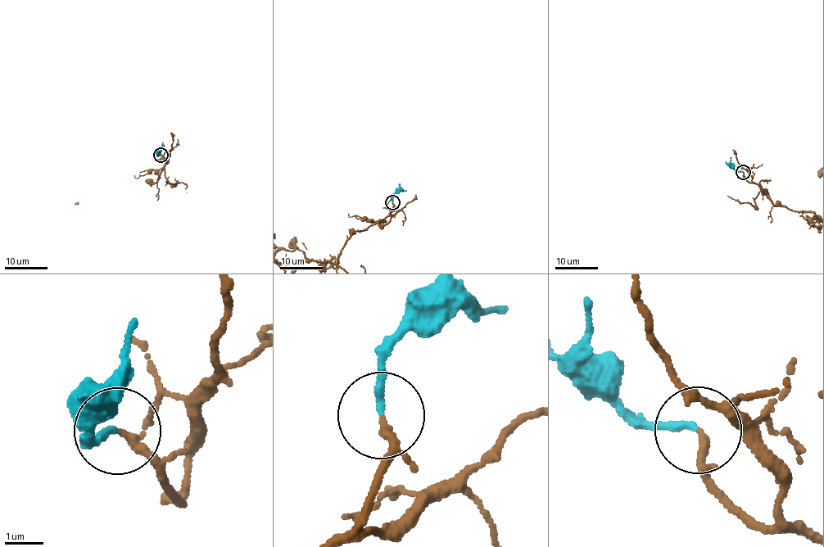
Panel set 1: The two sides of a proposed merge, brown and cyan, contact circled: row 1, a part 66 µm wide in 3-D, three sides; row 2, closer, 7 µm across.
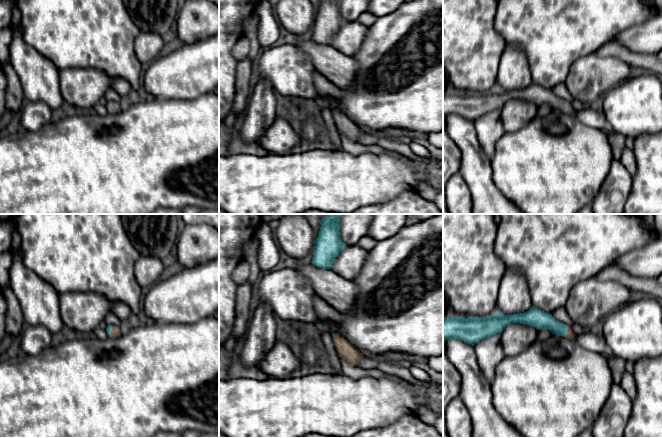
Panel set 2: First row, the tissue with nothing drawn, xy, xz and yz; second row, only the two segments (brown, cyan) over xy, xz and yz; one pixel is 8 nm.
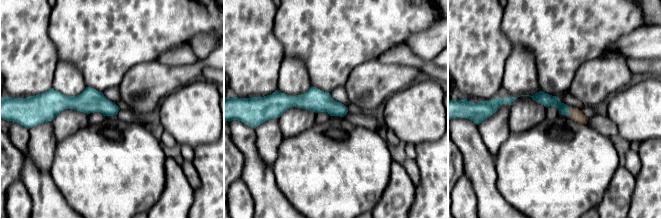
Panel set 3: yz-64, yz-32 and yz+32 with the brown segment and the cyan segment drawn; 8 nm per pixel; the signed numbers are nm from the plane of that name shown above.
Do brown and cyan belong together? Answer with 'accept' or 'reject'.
accept

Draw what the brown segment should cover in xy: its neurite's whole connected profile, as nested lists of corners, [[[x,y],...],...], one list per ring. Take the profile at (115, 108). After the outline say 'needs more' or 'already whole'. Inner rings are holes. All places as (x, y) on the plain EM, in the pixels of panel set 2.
[[[108,101],[106,104],[106,107],[107,107],[107,110],[109,111],[109,114],[112,114],[112,115],[117,114],[121,111],[120,104],[117,102]]] | needs more

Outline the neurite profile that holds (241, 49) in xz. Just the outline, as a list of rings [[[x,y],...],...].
[[[242,37],[233,47],[232,55],[235,59],[243,60],[248,57],[250,52],[250,42],[247,38]]]

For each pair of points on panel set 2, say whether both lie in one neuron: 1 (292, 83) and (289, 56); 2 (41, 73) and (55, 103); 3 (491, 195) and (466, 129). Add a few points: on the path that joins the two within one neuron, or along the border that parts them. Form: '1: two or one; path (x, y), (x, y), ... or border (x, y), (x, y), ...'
1: one; path (292, 76), (289, 70), (289, 63)
2: one; path (41, 80), (41, 83), (52, 96)
3: one; path (479, 179), (468, 145)

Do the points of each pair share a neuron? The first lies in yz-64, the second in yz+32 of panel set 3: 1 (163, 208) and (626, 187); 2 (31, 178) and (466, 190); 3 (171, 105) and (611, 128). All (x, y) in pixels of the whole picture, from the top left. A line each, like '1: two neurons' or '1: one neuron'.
1: one neuron
2: two neurons
3: two neurons

